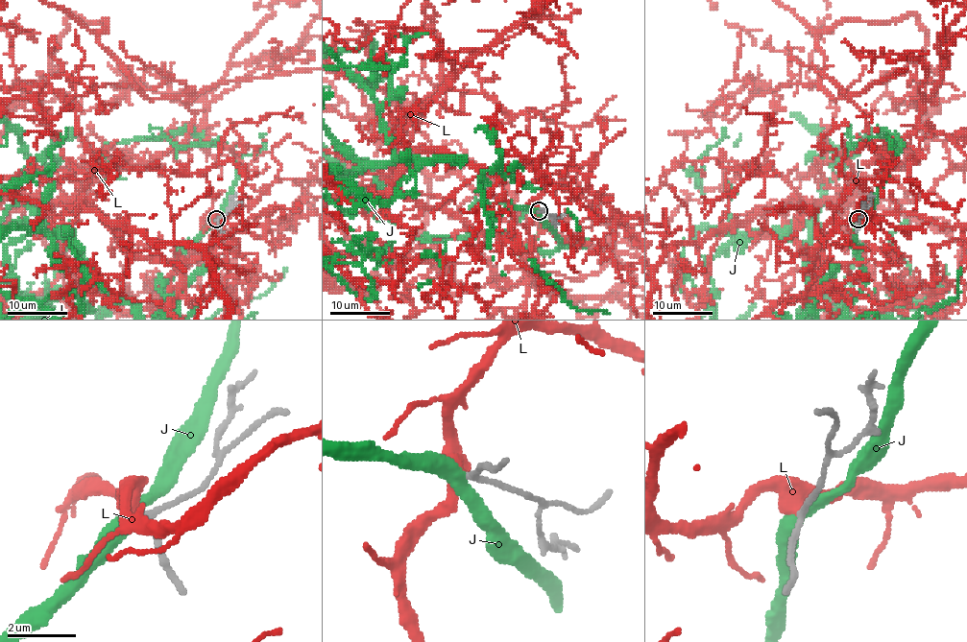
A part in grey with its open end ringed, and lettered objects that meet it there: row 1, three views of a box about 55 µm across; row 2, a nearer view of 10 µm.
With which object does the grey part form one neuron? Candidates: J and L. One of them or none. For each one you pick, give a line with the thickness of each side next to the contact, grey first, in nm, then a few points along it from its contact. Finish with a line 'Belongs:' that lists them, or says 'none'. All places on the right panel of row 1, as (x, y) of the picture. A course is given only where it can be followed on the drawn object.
L: 150/380 nm
Belongs: L

